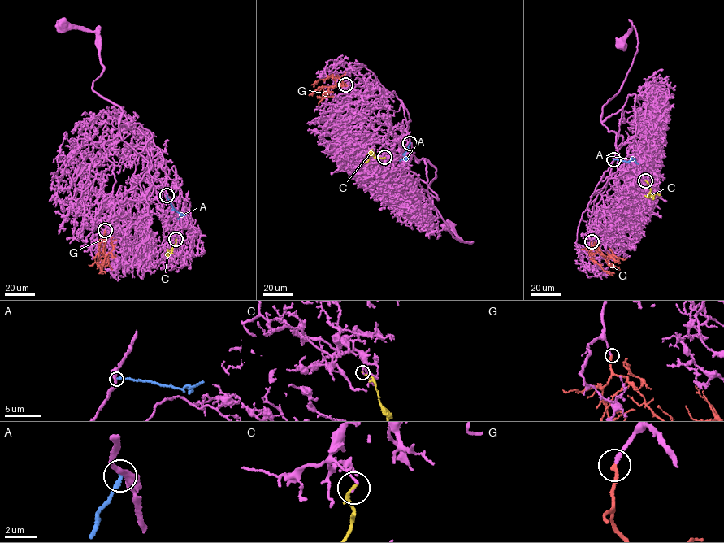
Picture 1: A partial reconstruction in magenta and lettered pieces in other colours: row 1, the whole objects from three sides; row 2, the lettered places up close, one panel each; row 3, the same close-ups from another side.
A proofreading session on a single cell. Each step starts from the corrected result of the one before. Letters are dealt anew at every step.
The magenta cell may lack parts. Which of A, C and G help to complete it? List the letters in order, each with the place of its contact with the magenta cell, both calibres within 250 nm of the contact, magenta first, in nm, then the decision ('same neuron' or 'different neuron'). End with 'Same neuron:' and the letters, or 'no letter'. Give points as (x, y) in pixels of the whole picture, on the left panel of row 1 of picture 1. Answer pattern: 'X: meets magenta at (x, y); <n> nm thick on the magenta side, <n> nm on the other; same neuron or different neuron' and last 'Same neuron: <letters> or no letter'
A: meets magenta at (166, 195); 320 nm thick on the magenta side, 240 nm on the other; different neuron
C: meets magenta at (175, 239); 130 nm thick on the magenta side, 200 nm on the other; different neuron
G: meets magenta at (105, 230); 190 nm thick on the magenta side, 200 nm on the other; different neuron
Same neuron: no letter

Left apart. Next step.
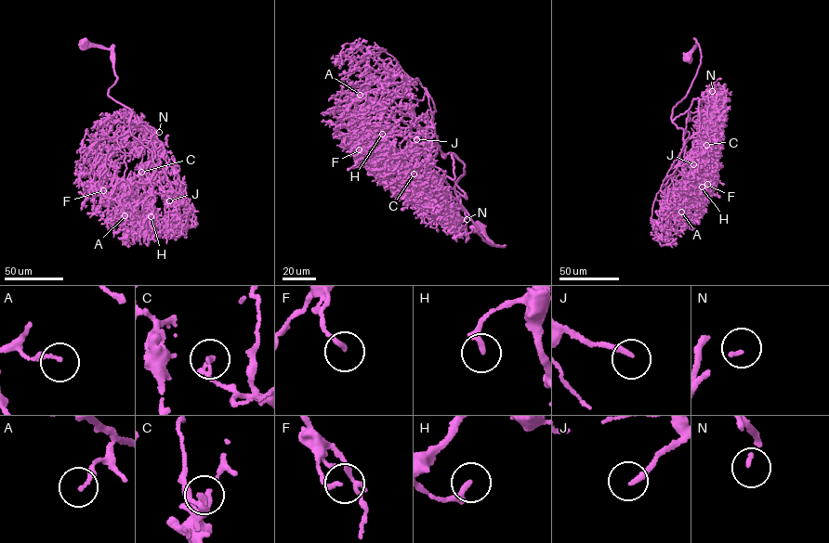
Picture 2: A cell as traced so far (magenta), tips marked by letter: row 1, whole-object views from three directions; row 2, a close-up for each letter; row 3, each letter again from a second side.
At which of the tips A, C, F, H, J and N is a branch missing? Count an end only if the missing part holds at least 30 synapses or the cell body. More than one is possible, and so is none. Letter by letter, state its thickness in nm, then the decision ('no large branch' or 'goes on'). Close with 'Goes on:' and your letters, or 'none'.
A: calibre 190 nm; no large branch
C: calibre 130 nm; no large branch
F: calibre 140 nm; no large branch
H: calibre 220 nm; no large branch
J: calibre 190 nm; goes on
N: calibre 120 nm; goes on
Goes on: J, N

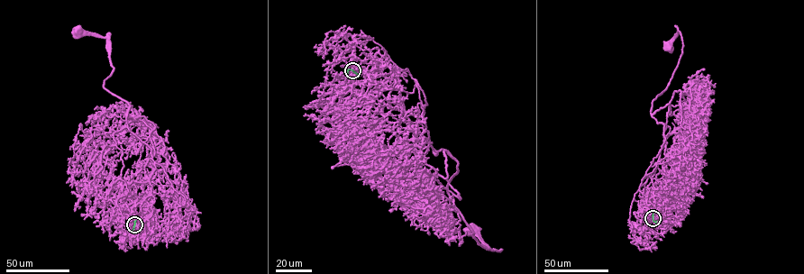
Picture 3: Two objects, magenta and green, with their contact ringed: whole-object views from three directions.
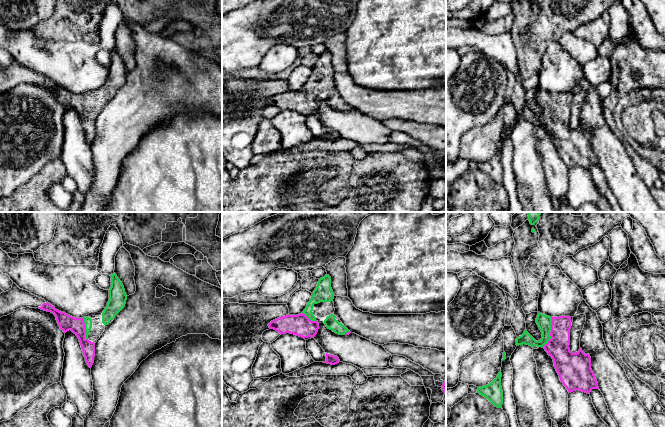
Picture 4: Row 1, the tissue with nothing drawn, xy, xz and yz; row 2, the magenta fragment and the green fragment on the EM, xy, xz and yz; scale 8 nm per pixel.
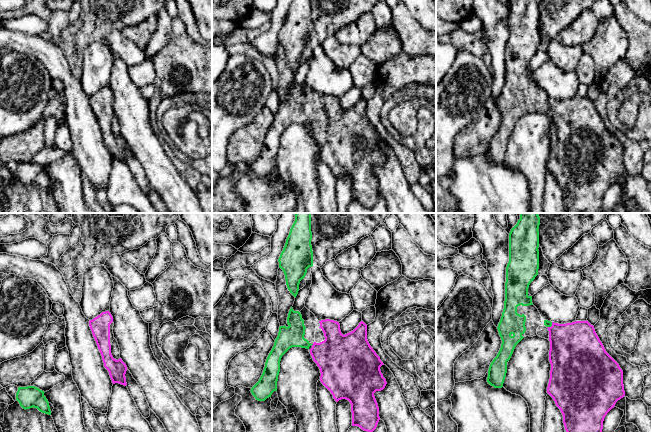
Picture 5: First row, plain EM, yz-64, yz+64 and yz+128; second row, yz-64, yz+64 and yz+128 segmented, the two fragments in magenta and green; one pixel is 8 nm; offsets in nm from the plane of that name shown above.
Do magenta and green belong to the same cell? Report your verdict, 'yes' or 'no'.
yes

